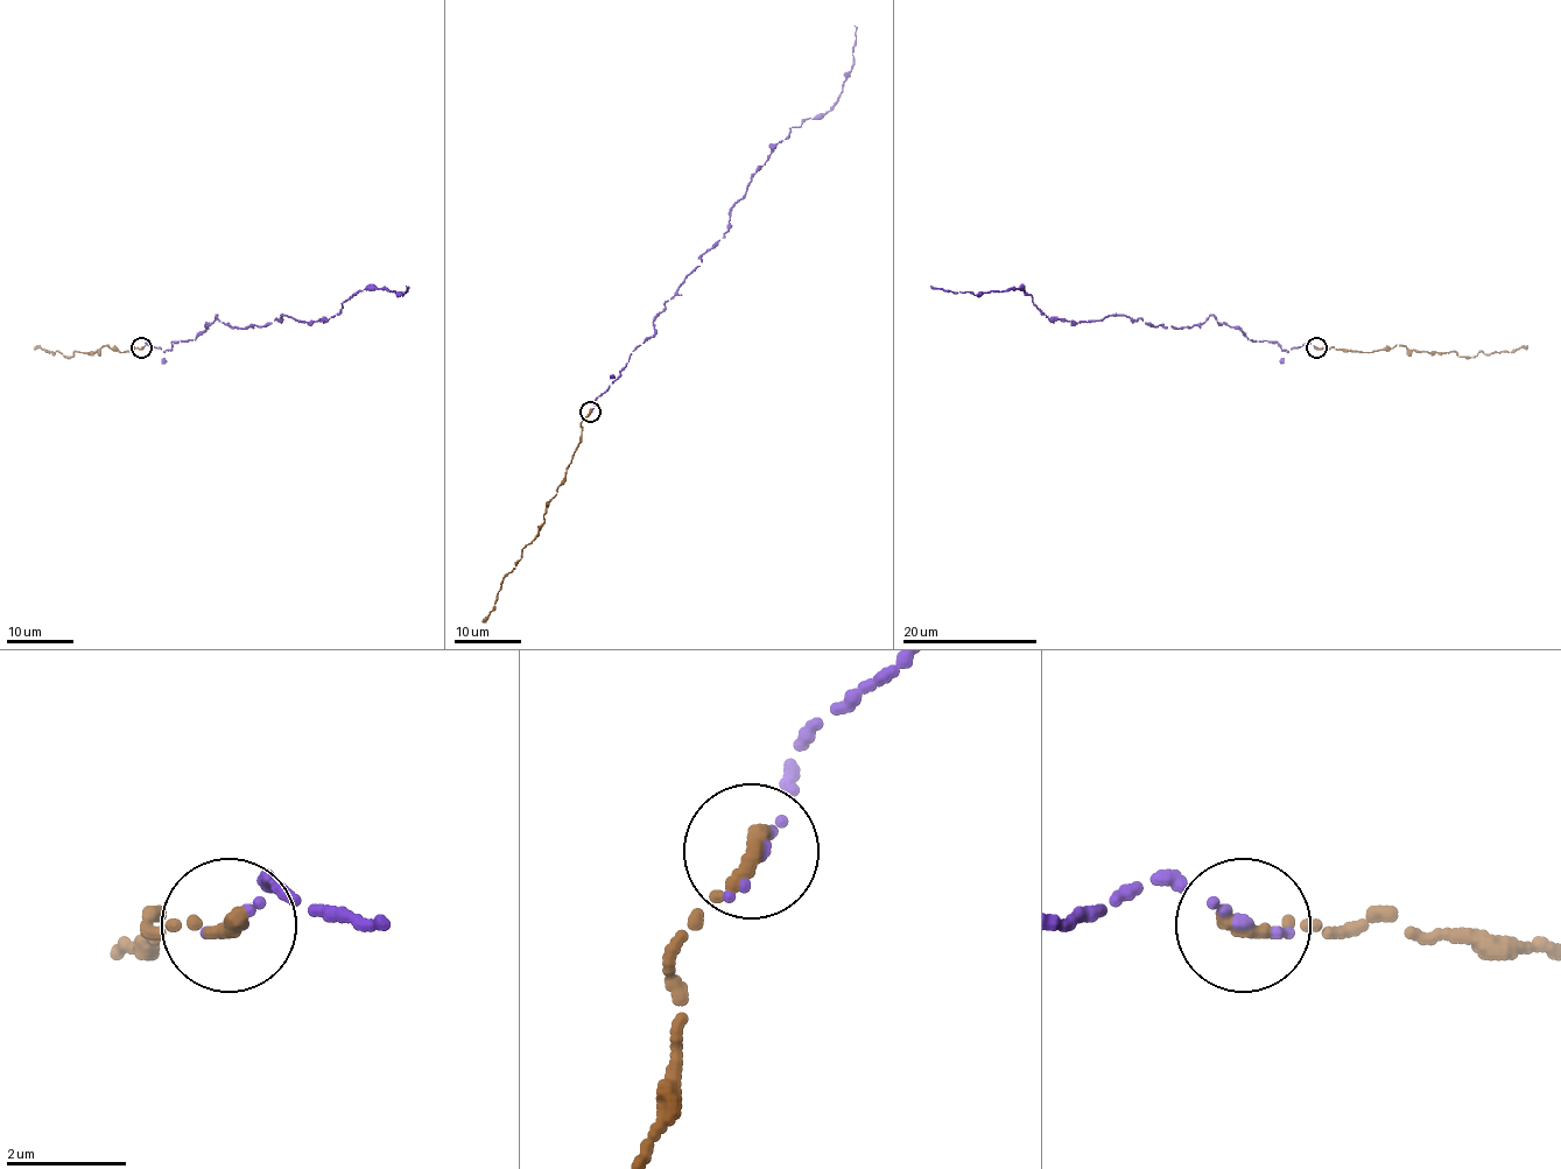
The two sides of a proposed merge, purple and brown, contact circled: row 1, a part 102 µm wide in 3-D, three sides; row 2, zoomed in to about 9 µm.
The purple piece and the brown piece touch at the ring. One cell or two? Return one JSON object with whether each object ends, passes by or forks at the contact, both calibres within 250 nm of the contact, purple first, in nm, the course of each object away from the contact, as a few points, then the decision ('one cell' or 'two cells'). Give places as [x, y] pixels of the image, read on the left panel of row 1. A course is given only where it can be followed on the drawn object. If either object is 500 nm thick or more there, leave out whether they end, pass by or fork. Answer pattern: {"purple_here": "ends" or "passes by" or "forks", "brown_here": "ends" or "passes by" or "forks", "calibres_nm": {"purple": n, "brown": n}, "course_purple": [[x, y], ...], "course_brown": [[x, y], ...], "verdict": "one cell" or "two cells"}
{"purple_here": "ends", "brown_here": "ends", "calibres_nm": {"purple": 160, "brown": 320}, "course_purple": [[142, 349], [195, 340], [217, 315], [247, 328], [281, 315], [308, 323], [358, 291], [406, 286]], "course_brown": [[141, 349], [121, 352], [104, 345], [99, 350], [74, 352], [74, 357], [33, 349]], "verdict": "one cell"}

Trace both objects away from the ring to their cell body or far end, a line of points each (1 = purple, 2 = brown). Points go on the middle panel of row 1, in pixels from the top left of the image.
1: (591, 412), (655, 332), (665, 302), (729, 229), (729, 210), (777, 145), (837, 100), (852, 69), (853, 25)
2: (589, 412), (581, 422), (581, 438), (564, 481), (547, 505), (539, 533), (505, 575), (496, 607), (482, 620)

